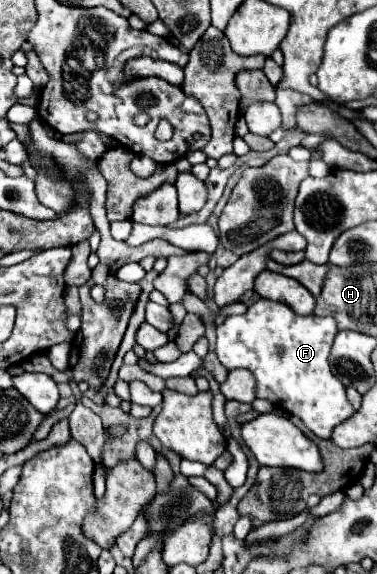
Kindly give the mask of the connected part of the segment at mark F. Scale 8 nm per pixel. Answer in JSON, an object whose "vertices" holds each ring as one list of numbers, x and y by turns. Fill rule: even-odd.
{"vertices":[[259,299,245,315,231,315,217,327,215,353,229,371,249,369,253,373,257,399,271,401,275,407,299,417,317,437,329,439,331,431,355,413,343,383,331,373,327,361,335,335,333,317,297,315,281,301]]}

